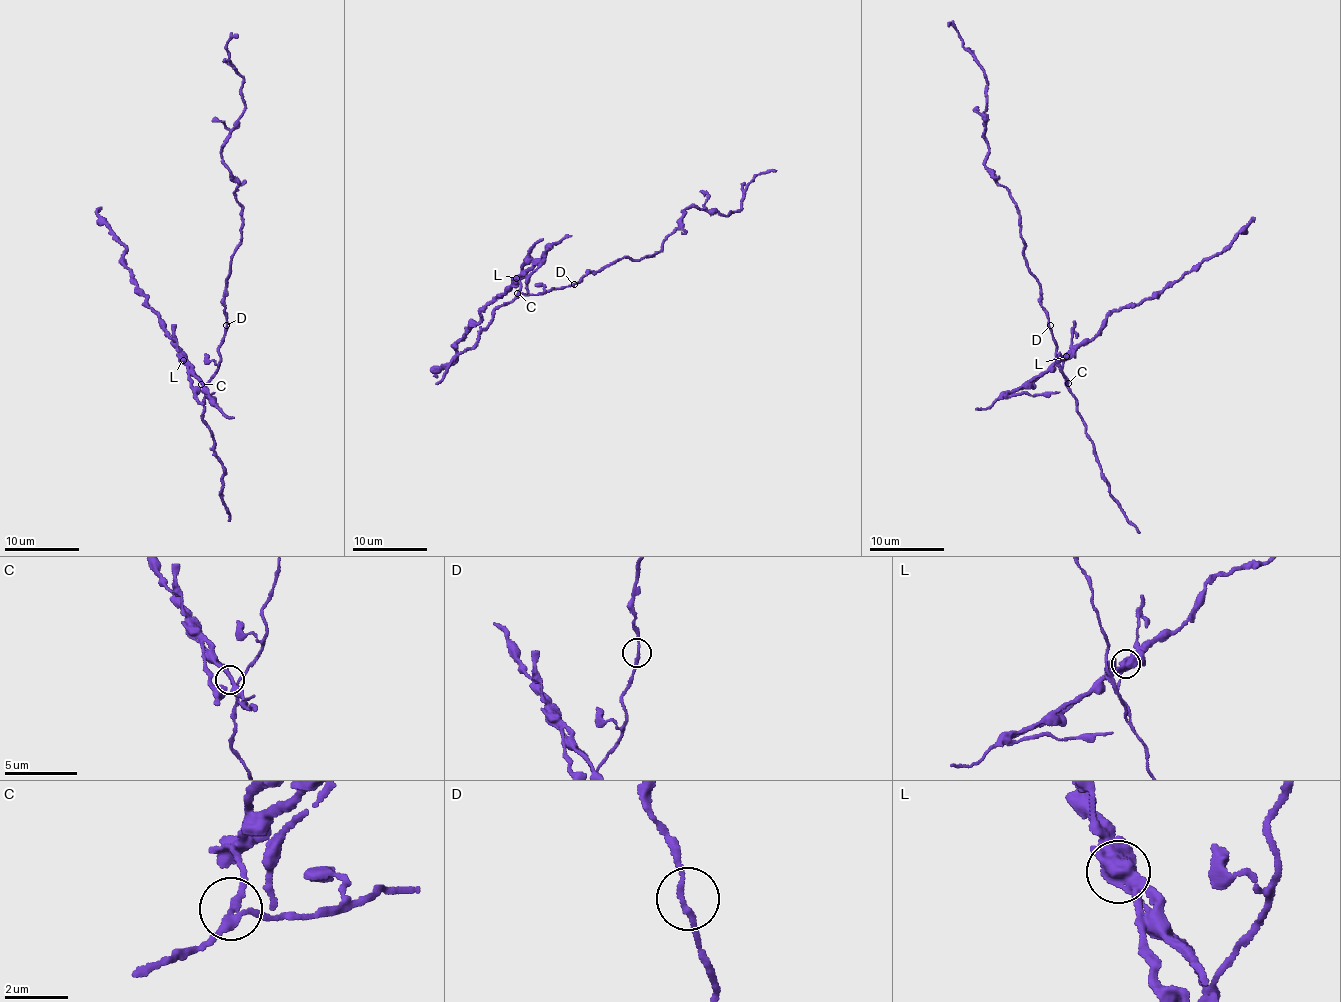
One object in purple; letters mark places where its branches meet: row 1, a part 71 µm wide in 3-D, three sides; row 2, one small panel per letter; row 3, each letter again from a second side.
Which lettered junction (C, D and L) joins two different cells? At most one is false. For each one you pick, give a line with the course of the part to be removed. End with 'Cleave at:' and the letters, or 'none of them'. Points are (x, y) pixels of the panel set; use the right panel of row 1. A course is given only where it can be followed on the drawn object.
L: foreign part runs (1065, 357), (1093, 337), (1103, 321), (1117, 310), (1154, 297), (1225, 248), (1254, 217)
Cleave at: L

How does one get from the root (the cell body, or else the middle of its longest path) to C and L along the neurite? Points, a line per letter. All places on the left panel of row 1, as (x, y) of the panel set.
C: (226, 326), (218, 349), (218, 369), (207, 382), (201, 384)
L: (226, 326), (218, 349), (218, 369), (205, 384), (200, 381), (183, 360)

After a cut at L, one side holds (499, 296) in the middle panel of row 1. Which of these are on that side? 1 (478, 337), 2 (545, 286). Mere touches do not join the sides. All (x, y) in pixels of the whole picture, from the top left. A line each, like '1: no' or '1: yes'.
1: no
2: no

